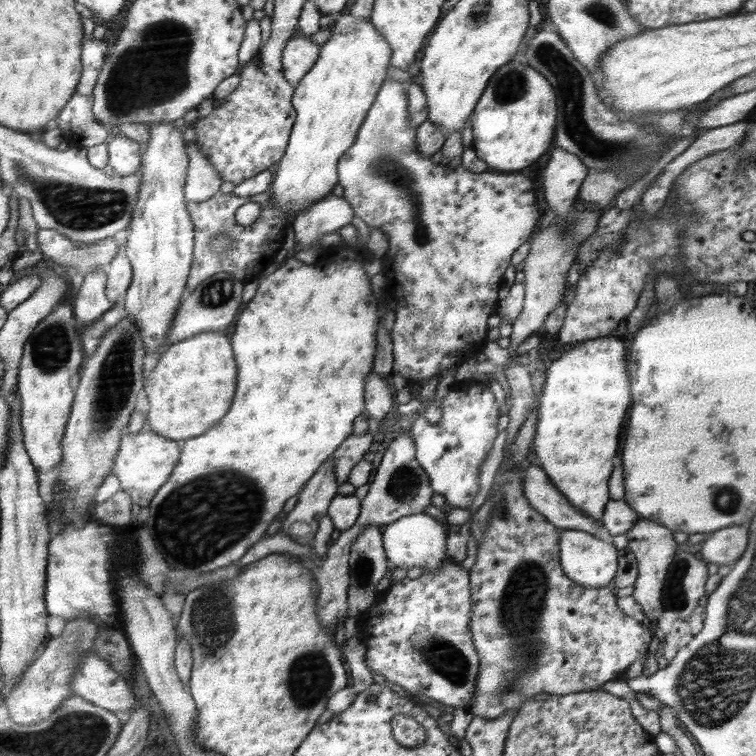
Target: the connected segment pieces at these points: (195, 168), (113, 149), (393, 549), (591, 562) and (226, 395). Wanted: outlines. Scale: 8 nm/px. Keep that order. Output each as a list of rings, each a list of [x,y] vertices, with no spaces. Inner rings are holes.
[[[189,142],[186,152],[190,158],[189,177],[186,178],[186,200],[187,202],[204,201],[214,196],[222,184],[222,176],[208,164],[208,160],[200,154],[198,146]]]
[[[116,135],[108,141],[108,164],[114,174],[128,176],[140,168],[140,144],[124,135]]]
[[[412,514],[399,518],[392,524],[386,525],[384,530],[385,554],[396,567],[422,567],[424,572],[434,571],[453,562],[446,554],[446,532],[449,526],[442,524],[428,514]]]
[[[566,530],[561,536],[561,562],[574,582],[598,588],[616,579],[619,552],[612,544],[592,538],[582,530]]]
[[[206,331],[168,346],[148,375],[146,429],[179,443],[210,430],[230,408],[236,388],[236,364],[224,332]]]

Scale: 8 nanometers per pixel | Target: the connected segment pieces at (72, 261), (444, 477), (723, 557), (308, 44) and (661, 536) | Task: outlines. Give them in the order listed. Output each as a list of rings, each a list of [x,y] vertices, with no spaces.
[[[38,229],[36,233],[38,248],[43,256],[62,266],[71,266],[72,272],[92,274],[94,269],[105,270],[117,256],[119,244],[114,237],[80,244],[54,229]]]
[[[470,386],[462,390],[450,388],[438,403],[442,409],[438,424],[430,424],[422,410],[420,418],[410,429],[417,443],[417,460],[429,471],[430,482],[436,494],[445,497],[446,505],[468,509],[478,492],[478,470],[482,458],[488,454],[494,438],[498,436],[498,404],[494,402],[494,394],[482,386]]]
[[[732,526],[730,530],[718,530],[714,532],[710,538],[700,540],[702,550],[698,556],[706,563],[726,565],[730,562],[736,562],[744,550],[746,550],[746,542],[748,542],[748,532],[744,526]]]
[[[309,36],[290,38],[282,54],[284,76],[294,86],[313,68],[321,54],[321,46],[312,42]]]
[[[638,518],[638,522],[634,525],[634,528],[628,530],[626,533],[626,538],[628,539],[627,547],[631,552],[634,552],[638,563],[638,576],[636,577],[636,582],[633,584],[634,591],[631,595],[640,604],[640,608],[642,608],[645,618],[652,628],[654,628],[653,625],[656,622],[660,622],[660,616],[664,612],[664,607],[662,606],[662,588],[668,567],[677,552],[677,543],[672,534],[673,531],[669,528],[664,528],[661,524],[656,524],[644,518]]]

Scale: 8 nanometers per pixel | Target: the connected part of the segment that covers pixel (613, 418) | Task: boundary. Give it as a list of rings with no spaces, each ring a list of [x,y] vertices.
[[[613,335],[584,341],[580,346],[573,344],[571,350],[560,354],[560,358],[548,362],[546,381],[540,399],[537,399],[540,404],[537,407],[538,423],[532,443],[536,458],[542,462],[546,474],[558,482],[558,490],[566,494],[568,501],[598,521],[604,516],[608,502],[608,478],[618,448],[618,432],[630,406],[630,380],[624,364],[624,350],[624,340]]]

